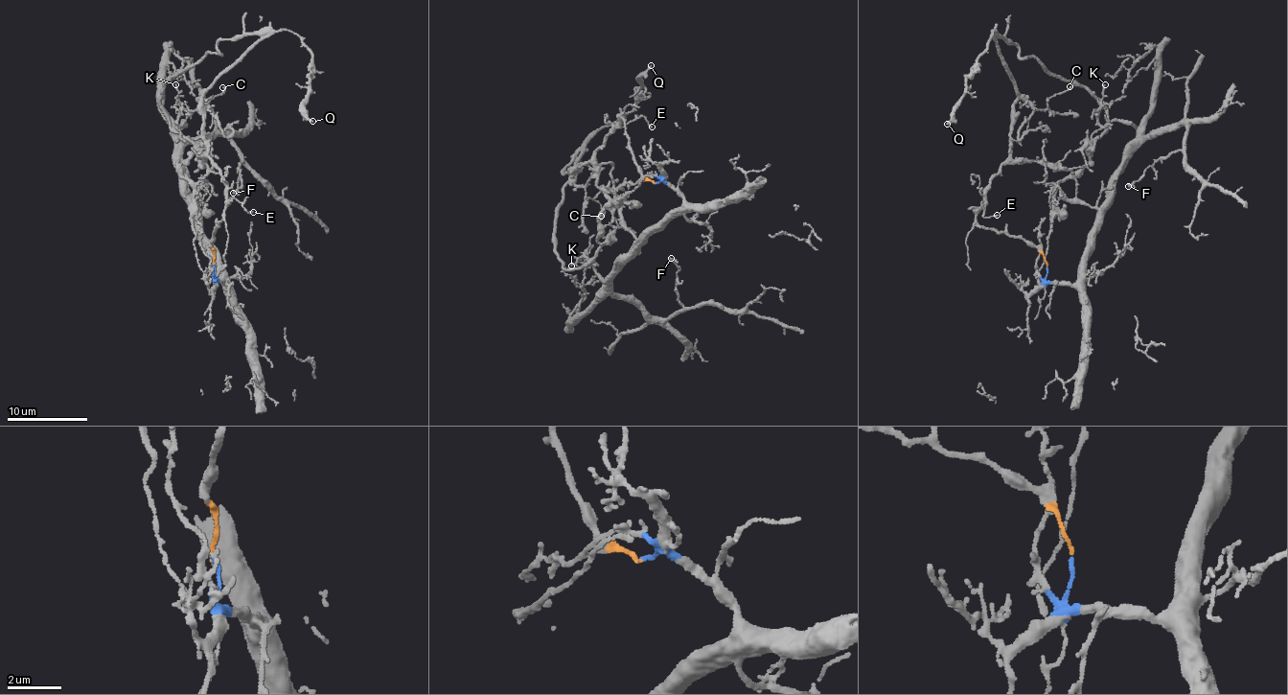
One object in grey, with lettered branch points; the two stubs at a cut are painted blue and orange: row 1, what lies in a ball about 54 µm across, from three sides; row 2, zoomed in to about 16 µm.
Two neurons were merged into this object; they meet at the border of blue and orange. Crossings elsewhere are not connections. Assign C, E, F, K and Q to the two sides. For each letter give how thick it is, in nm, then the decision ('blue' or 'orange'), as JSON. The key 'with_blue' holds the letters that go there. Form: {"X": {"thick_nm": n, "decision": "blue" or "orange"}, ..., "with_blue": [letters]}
{"C": {"thick_nm": 110, "decision": "orange"}, "E": {"thick_nm": 110, "decision": "orange"}, "F": {"thick_nm": 110, "decision": "blue"}, "K": {"thick_nm": 100, "decision": "blue"}, "Q": {"thick_nm": 170, "decision": "orange"}, "with_blue": ["F", "K"]}

